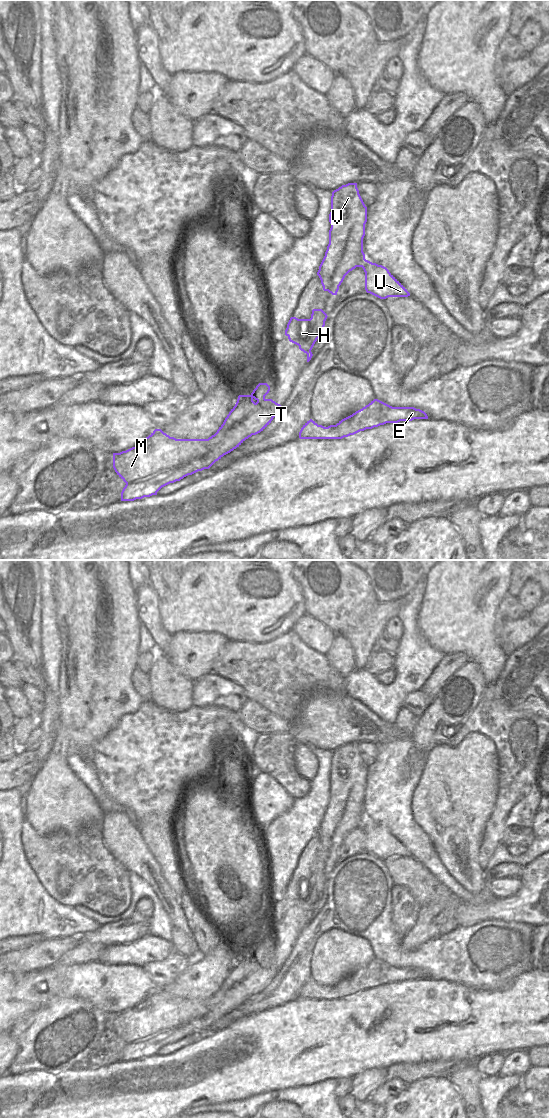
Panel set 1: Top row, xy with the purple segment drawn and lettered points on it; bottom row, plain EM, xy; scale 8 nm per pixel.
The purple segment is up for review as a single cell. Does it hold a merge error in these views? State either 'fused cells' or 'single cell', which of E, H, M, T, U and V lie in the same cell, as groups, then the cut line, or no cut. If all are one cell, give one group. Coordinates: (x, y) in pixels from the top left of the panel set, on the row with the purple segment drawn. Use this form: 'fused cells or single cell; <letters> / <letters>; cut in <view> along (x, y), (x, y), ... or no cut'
fused cells; E M T U / H V; cut in xy along (365, 259), (360, 266)

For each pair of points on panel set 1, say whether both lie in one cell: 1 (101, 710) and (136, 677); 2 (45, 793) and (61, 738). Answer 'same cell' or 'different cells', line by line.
1: different cells
2: same cell

